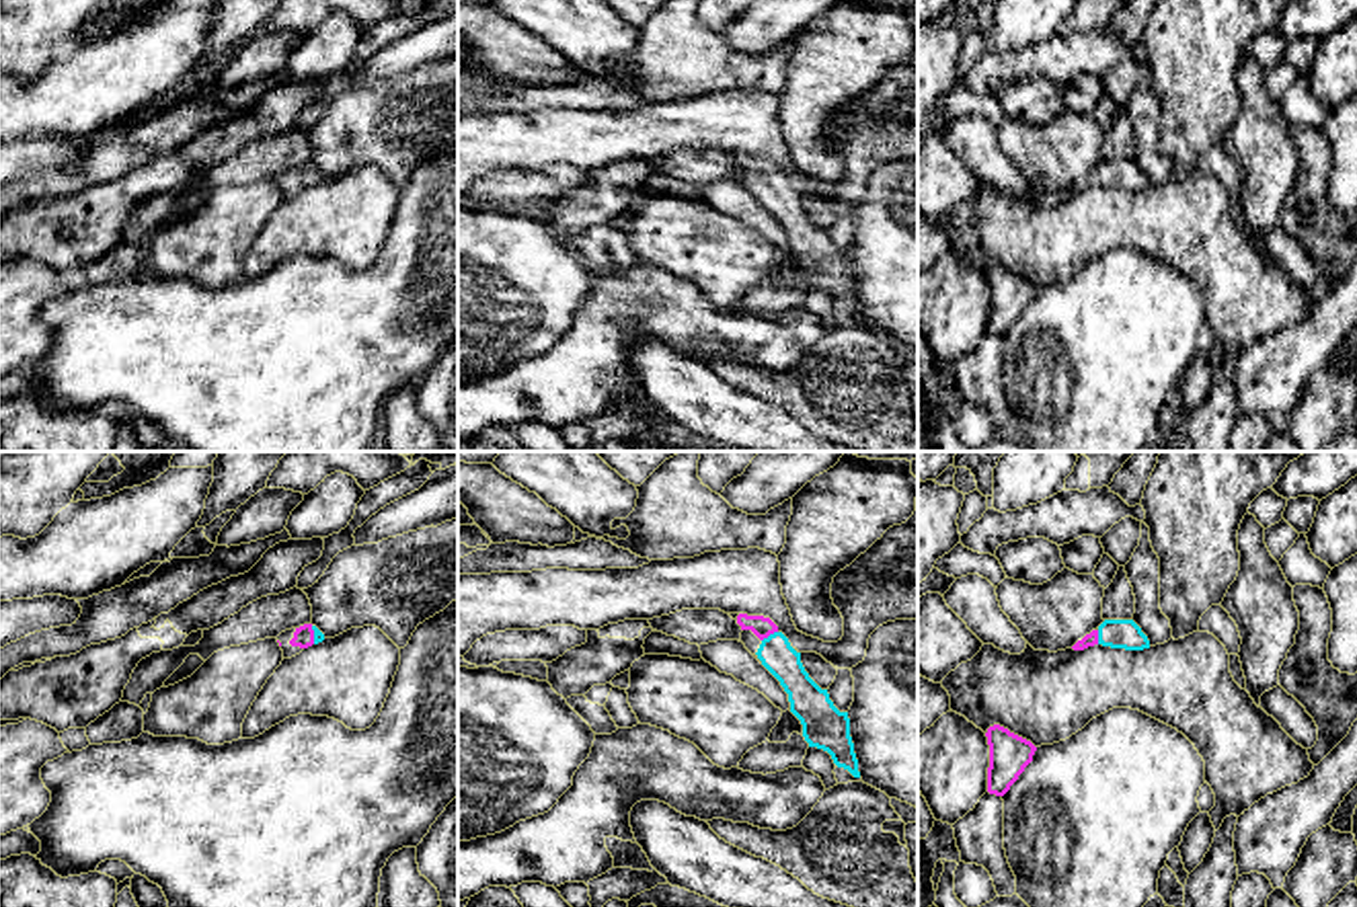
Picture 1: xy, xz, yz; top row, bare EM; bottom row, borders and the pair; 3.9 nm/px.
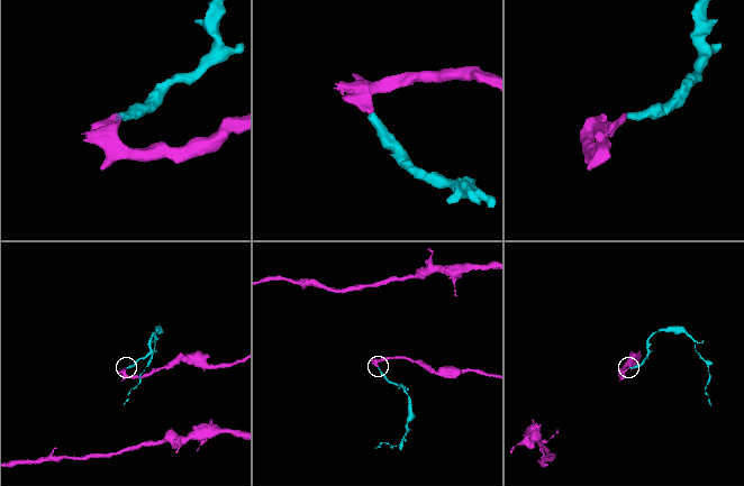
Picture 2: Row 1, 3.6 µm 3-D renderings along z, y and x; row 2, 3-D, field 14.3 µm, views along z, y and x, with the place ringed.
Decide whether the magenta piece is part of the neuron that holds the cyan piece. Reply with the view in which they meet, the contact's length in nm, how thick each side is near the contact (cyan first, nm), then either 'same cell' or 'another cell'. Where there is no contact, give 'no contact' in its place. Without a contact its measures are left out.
xz | 80 nm | 140/80 nm | same cell

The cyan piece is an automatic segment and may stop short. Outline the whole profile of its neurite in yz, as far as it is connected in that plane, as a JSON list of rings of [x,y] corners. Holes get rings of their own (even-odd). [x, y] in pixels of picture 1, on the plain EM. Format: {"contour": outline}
{"contour": [[[1104,160],[1096,170],[1086,174],[1072,189],[1084,191],[1094,185],[1125,189],[1125,191],[1150,189],[1148,176],[1133,160]]]}

